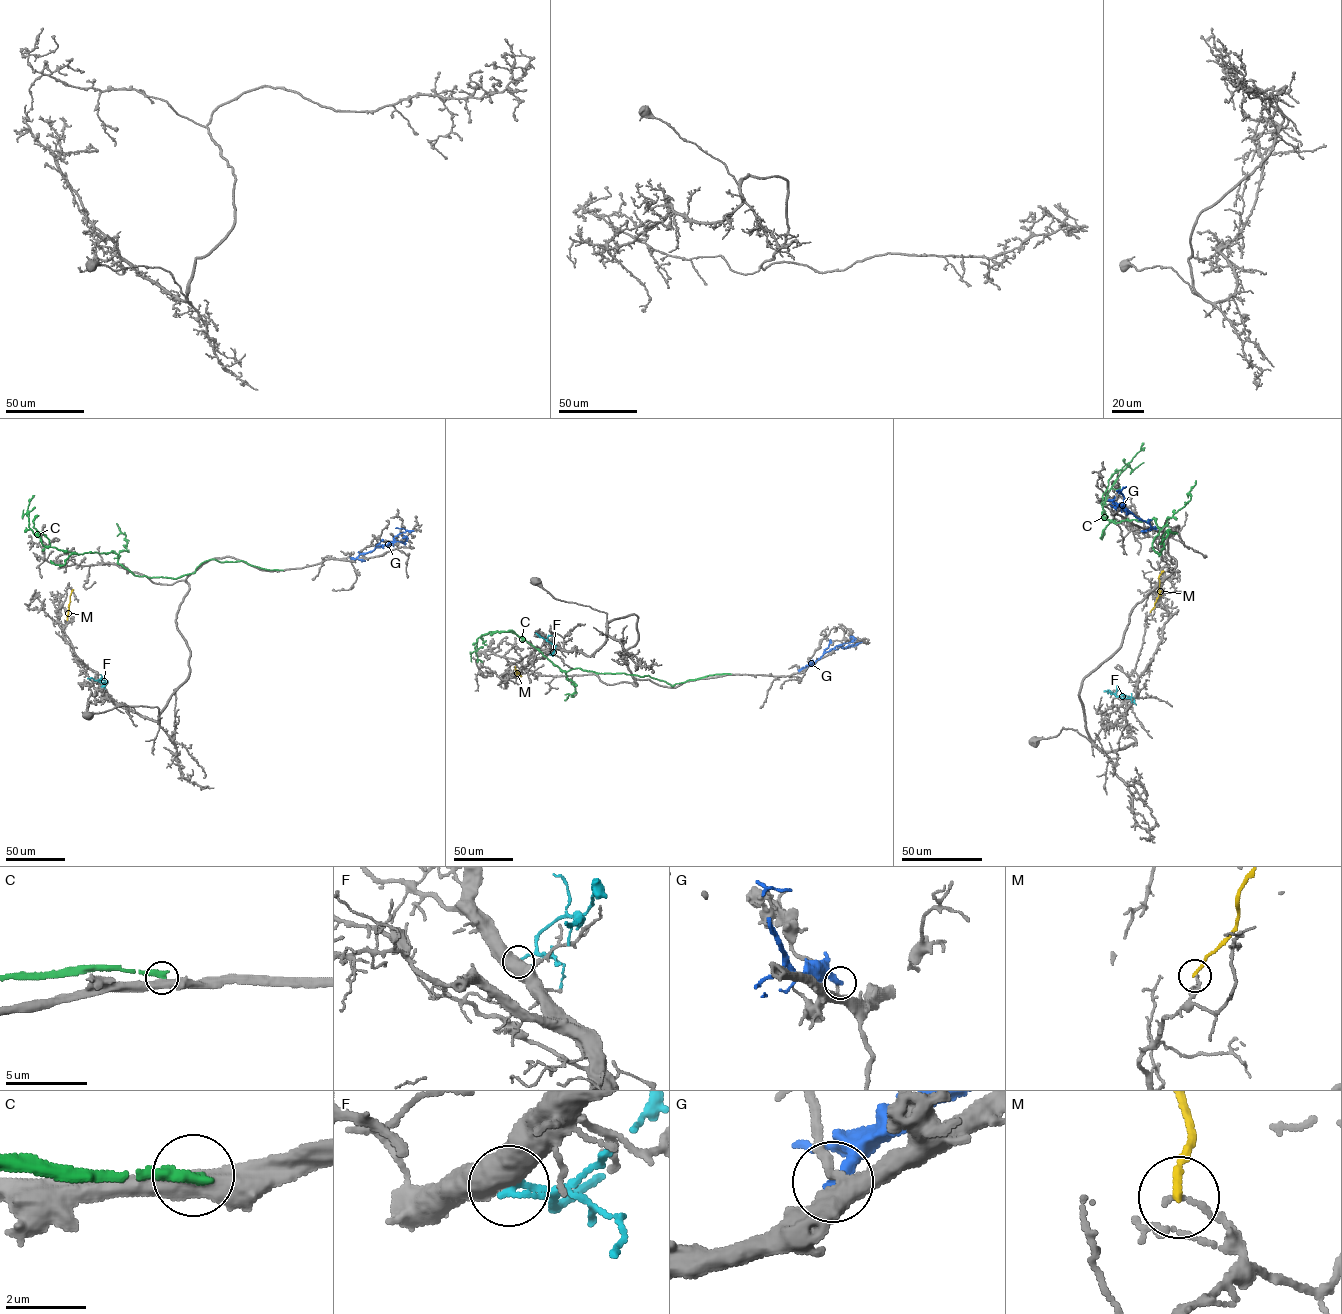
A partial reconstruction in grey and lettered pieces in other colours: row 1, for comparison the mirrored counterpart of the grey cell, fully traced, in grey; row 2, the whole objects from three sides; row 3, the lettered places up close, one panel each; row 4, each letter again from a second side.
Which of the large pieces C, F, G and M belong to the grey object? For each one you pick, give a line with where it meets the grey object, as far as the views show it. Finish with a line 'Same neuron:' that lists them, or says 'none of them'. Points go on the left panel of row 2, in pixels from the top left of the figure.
Same neuron: none of them

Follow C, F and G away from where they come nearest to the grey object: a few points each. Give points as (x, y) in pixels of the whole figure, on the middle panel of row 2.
C: (730, 674), (672, 686), (648, 675), (576, 668), (565, 673), (503, 631), (477, 639), (482, 662)
F: (549, 654), (553, 652), (554, 647), (535, 632)
G: (799, 671), (837, 646), (854, 645), (843, 649)

